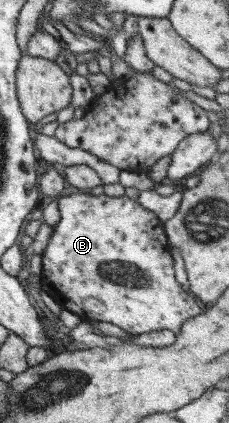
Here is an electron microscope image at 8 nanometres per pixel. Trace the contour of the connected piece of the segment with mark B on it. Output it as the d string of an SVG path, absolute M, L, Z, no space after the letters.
M75 193L57 198L56 203L59 221L40 254L40 279L43 290L62 309L82 320L112 323L132 336L154 330L170 330L177 334L186 319L201 312L189 289L181 289L175 280L170 245L164 235L163 223L154 213L125 195L108 197Z

